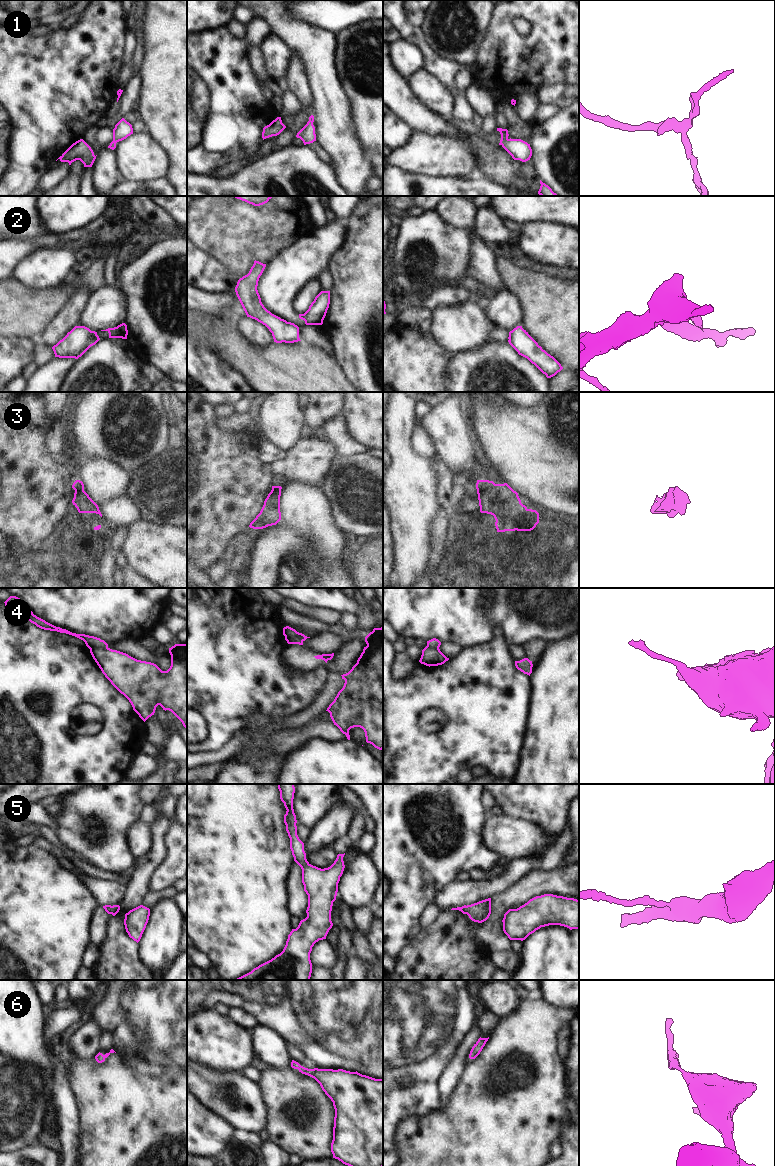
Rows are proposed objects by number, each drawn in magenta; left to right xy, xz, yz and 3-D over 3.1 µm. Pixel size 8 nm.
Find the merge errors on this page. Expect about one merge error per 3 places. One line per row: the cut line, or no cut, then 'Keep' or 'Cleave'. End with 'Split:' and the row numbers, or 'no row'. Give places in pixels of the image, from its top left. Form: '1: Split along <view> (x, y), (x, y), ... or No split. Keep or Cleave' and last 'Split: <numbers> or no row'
1: No split. Keep
2: Split along xy (96, 335), (98, 338). Cleave
3: Split along yz (478, 497), (508, 502), (515, 525), (526, 509). Cleave
4: Split along xy (107, 647), (104, 649), (90, 649). Cleave
5: No split. Keep
6: No split. Keep
Split: 2, 3, 4

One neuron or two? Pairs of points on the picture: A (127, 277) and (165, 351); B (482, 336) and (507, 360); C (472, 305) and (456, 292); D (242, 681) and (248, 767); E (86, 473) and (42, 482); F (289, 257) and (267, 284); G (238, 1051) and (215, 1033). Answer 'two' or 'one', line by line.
A: one
B: two
C: two
D: two
E: two
F: one
G: one

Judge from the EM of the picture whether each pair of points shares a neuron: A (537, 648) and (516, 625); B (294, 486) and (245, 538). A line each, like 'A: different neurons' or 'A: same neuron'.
A: different neurons
B: different neurons

